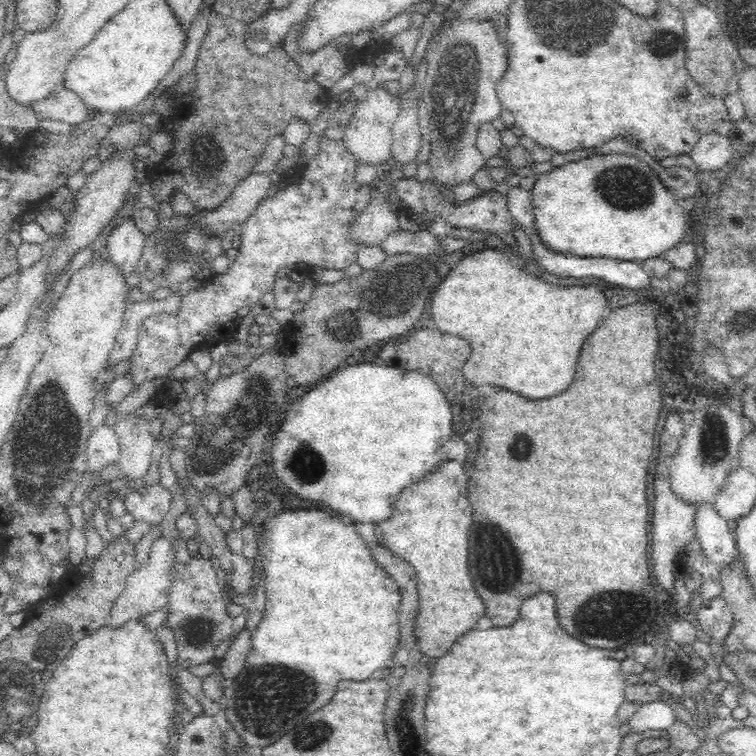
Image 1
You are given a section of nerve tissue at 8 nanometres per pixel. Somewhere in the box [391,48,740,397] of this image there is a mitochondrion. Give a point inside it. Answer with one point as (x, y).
(637, 190)

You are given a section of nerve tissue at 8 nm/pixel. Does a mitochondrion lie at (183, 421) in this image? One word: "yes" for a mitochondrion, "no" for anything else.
no

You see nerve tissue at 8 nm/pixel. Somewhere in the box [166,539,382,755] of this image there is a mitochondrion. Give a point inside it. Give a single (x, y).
(268, 700)

